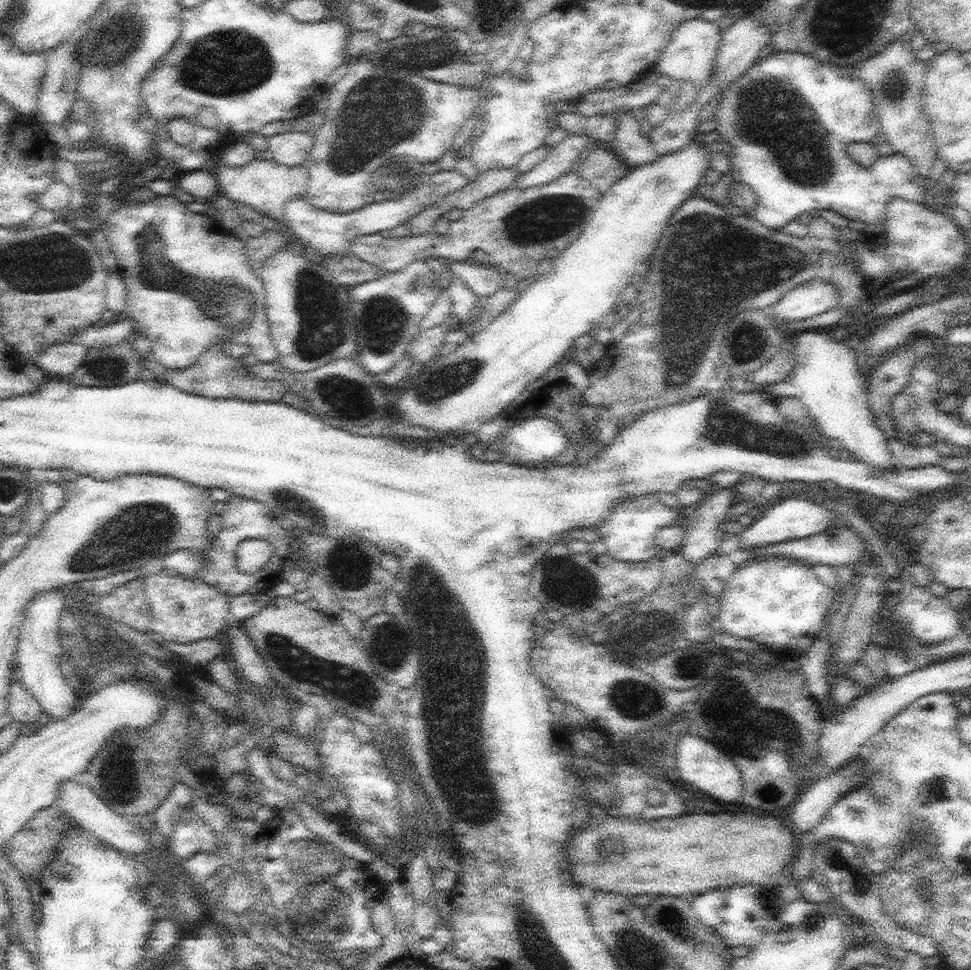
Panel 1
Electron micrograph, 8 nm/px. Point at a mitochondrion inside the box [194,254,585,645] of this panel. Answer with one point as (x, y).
(323, 329)

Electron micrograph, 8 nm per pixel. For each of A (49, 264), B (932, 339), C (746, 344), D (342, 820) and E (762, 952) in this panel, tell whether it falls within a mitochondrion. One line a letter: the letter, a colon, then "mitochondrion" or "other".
A: mitochondrion
B: other
C: mitochondrion
D: other
E: other

